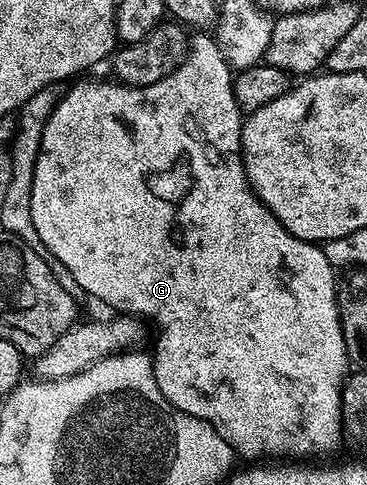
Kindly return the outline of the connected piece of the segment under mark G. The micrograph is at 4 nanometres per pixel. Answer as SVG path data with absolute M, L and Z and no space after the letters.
M203 33L203 51L199 51L199 55L194 55L194 53L192 53L192 52L191 52L191 51L190 51L190 50L188 50L188 53L187 53L187 57L186 57L186 59L184 59L184 60L183 60L183 63L182 63L182 64L181 64L181 66L180 66L180 67L176 67L176 68L175 68L175 71L174 71L174 72L173 72L173 73L169 73L169 77L165 77L165 78L164 78L164 79L162 79L162 80L161 80L161 81L157 81L157 82L156 82L156 83L154 83L154 84L153 84L153 85L149 85L149 86L148 86L148 87L137 87L137 88L134 88L134 91L132 91L132 88L130 88L130 87L128 87L128 86L126 86L126 85L114 85L114 86L115 86L115 87L94 87L94 85L93 85L93 84L91 84L91 83L79 83L79 82L83 82L83 81L75 81L75 82L72 82L72 83L71 83L71 84L70 84L70 86L68 86L68 87L71 87L71 86L72 86L72 87L71 87L71 88L69 88L69 89L68 89L68 91L66 91L66 90L64 90L64 91L63 91L63 92L62 92L62 94L60 94L60 97L59 97L59 104L58 104L58 105L57 105L57 106L55 106L55 108L54 108L54 109L53 109L53 113L52 113L52 114L51 114L51 116L50 116L50 117L49 117L49 121L48 121L48 122L47 122L47 124L46 124L46 125L45 125L45 129L44 129L44 130L43 130L43 136L42 136L42 137L41 137L41 141L40 141L40 142L39 142L39 146L38 146L38 149L39 149L39 156L38 156L38 157L37 157L37 165L36 165L36 166L35 166L35 172L34 172L34 173L33 173L33 197L32 197L32 198L31 198L31 208L32 208L32 209L33 209L33 226L35 226L35 227L36 227L36 229L37 229L37 234L39 234L39 236L41 236L41 241L42 241L42 242L43 242L43 244L44 244L44 245L45 245L45 249L49 249L49 253L53 253L53 257L57 257L57 261L61 261L61 265L65 265L65 269L69 269L69 273L73 273L73 277L74 277L74 279L76 279L76 280L77 280L77 285L81 285L81 289L85 289L85 290L86 290L86 291L87 291L87 293L88 293L88 296L90 296L90 298L91 298L91 299L92 299L92 300L93 300L93 299L94 299L94 298L95 298L95 299L100 299L100 301L101 301L101 302L103 302L103 303L104 303L104 305L105 305L105 306L107 306L107 307L112 307L112 309L113 309L113 310L112 310L112 312L115 312L115 313L122 313L122 314L125 314L125 315L129 315L129 316L132 316L132 317L138 317L138 318L139 318L139 319L140 319L140 320L143 320L143 321L148 321L148 320L147 320L147 319L152 319L152 321L153 321L153 322L155 322L155 327L156 327L156 329L157 329L157 330L159 330L159 336L157 336L157 337L156 337L156 339L155 339L155 351L154 351L154 350L153 350L153 358L152 358L152 361L151 361L151 364L152 364L152 365L153 365L153 373L154 373L154 374L155 374L155 376L156 376L156 377L157 377L157 389L161 389L161 393L162 393L162 394L163 394L163 396L164 396L164 397L165 397L165 401L169 401L169 405L173 405L173 406L174 406L174 407L175 407L175 408L177 408L177 409L178 409L178 410L179 410L179 411L184 411L184 412L185 412L185 413L189 413L189 414L190 414L190 415L192 415L192 416L193 416L193 417L197 417L197 418L198 418L198 419L200 419L200 420L201 420L201 421L205 421L205 422L206 422L206 423L208 423L208 424L209 424L209 425L213 425L213 429L217 429L217 433L221 433L221 437L222 437L222 438L223 438L223 439L224 439L224 441L225 441L225 442L227 442L227 444L229 444L229 445L230 445L230 447L231 447L231 450L232 450L232 451L234 451L234 452L235 452L235 454L236 454L236 456L238 456L238 458L239 458L239 459L240 459L240 460L243 460L243 459L247 459L247 460L243 460L243 461L267 461L267 460L270 460L270 459L267 459L267 458L269 458L269 457L270 457L270 455L283 455L283 456L279 456L279 457L286 457L286 458L287 458L287 459L288 459L288 460L291 460L291 461L299 461L299 460L302 460L302 459L303 459L303 458L304 458L304 457L315 457L315 456L311 456L311 455L327 455L327 454L329 454L329 453L330 453L330 451L335 451L335 450L337 450L337 449L338 449L338 447L339 447L339 438L341 438L341 437L342 437L342 438L344 438L344 435L345 435L345 432L344 432L344 430L343 430L343 414L342 414L342 413L341 413L341 389L342 389L342 388L343 388L343 380L344 380L344 379L346 379L346 378L347 378L347 376L348 376L348 374L349 374L349 360L348 360L348 357L347 357L347 346L346 346L346 345L345 345L345 337L344 337L344 336L343 336L343 330L342 330L342 329L341 329L341 321L340 321L340 320L339 320L339 296L338 296L338 294L337 294L337 271L336 271L336 268L334 268L334 267L332 267L332 265L331 265L331 264L330 264L330 263L329 263L329 259L328 259L328 258L327 258L327 256L326 256L326 253L325 253L325 251L324 251L324 248L323 248L323 247L322 247L322 246L320 246L320 244L317 244L317 243L306 243L306 242L305 242L305 240L303 240L303 239L298 239L298 238L297 238L297 237L293 237L293 236L292 236L292 235L291 235L291 234L290 234L290 233L288 233L288 231L287 231L287 230L286 230L286 229L285 229L285 225L281 225L281 221L277 221L277 217L273 217L273 213L272 213L272 212L271 212L271 210L269 210L269 208L267 208L267 207L266 207L266 206L265 206L265 204L263 204L263 202L262 202L262 201L260 201L260 199L258 199L258 197L257 197L257 196L256 196L256 195L255 195L255 190L253 190L253 189L252 189L252 188L251 188L251 182L250 182L250 181L249 181L249 180L247 180L247 174L246 174L246 173L245 173L245 169L244 169L244 168L243 168L243 150L242 150L242 149L241 149L241 133L242 133L242 132L243 132L243 120L244 120L244 118L245 118L245 115L244 115L244 112L243 112L243 111L242 111L242 110L241 110L241 108L240 108L240 106L239 106L239 102L237 102L237 101L236 101L236 99L235 99L235 84L234 84L234 82L233 82L233 68L232 68L232 67L231 67L231 66L229 66L229 64L228 64L228 63L227 63L227 62L226 62L226 61L225 61L225 59L224 59L224 57L223 57L223 54L222 54L222 53L221 53L221 51L220 51L220 49L219 49L219 45L218 45L218 43L216 43L216 42L215 42L215 40L214 40L214 38L212 38L212 36L211 36L211 35L210 35L210 34L207 34L207 33Z

